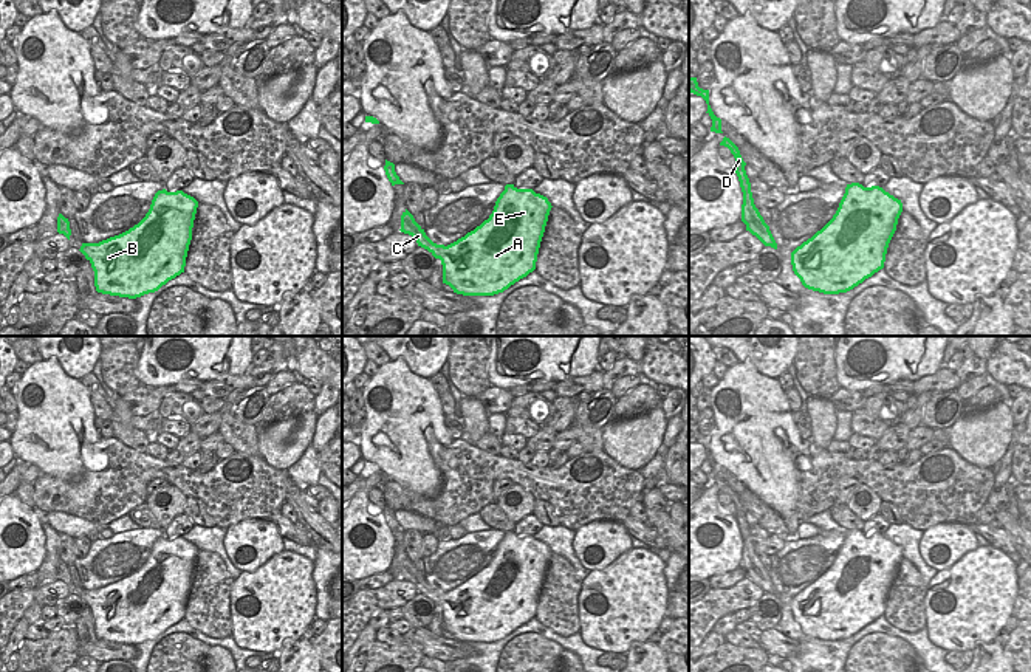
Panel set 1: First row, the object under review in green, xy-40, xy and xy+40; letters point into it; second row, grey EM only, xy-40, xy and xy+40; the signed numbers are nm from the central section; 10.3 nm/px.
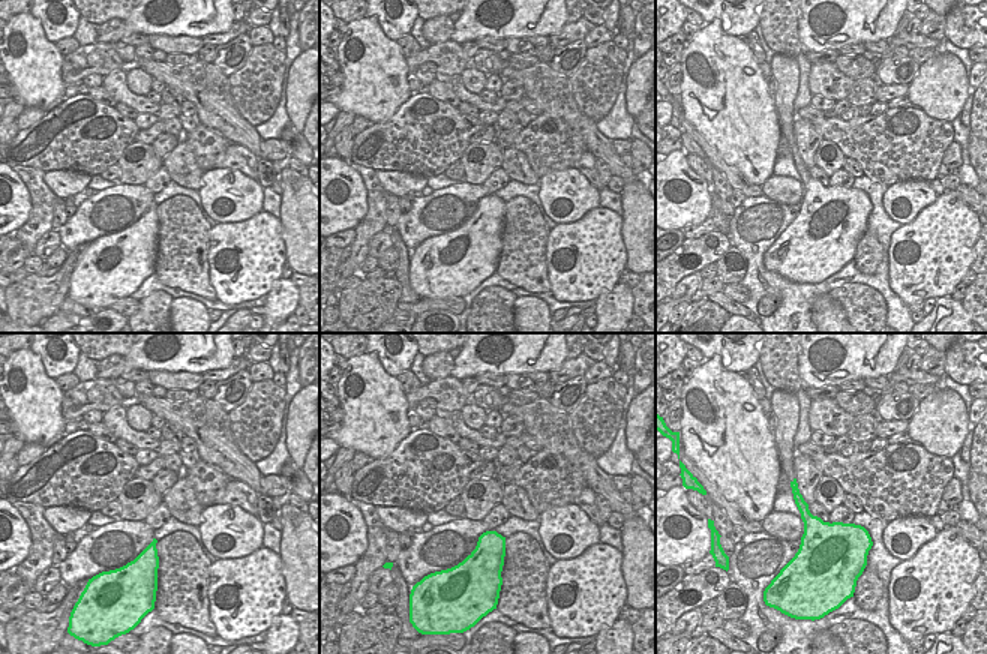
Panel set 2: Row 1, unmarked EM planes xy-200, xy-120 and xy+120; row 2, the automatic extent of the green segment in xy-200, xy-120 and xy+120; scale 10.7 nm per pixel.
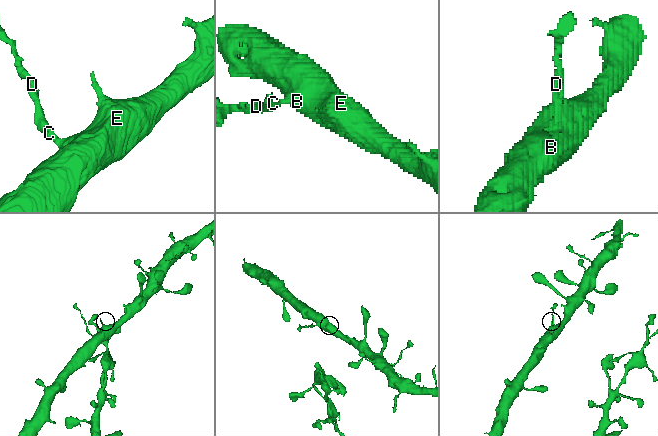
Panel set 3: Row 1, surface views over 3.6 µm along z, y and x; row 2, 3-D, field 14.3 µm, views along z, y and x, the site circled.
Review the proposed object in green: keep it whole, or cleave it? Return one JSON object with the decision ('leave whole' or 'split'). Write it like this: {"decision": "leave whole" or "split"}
{"decision": "leave whole"}

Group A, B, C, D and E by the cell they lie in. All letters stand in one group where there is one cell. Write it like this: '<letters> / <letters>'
A B C D E

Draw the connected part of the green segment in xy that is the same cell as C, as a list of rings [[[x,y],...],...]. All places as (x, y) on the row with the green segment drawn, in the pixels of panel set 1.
[[[506,184],[489,218],[447,246],[433,243],[407,209],[399,231],[441,260],[443,283],[454,293],[494,296],[536,269],[551,207],[533,189]]]

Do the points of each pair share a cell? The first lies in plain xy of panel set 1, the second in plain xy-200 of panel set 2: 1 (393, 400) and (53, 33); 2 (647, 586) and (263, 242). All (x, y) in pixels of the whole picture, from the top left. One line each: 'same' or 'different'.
1: different
2: same

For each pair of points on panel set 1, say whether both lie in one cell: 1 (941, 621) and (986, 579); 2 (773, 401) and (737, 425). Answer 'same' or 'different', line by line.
1: same
2: same

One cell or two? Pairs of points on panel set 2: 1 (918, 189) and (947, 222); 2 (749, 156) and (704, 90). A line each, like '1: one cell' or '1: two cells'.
1: two cells
2: one cell

